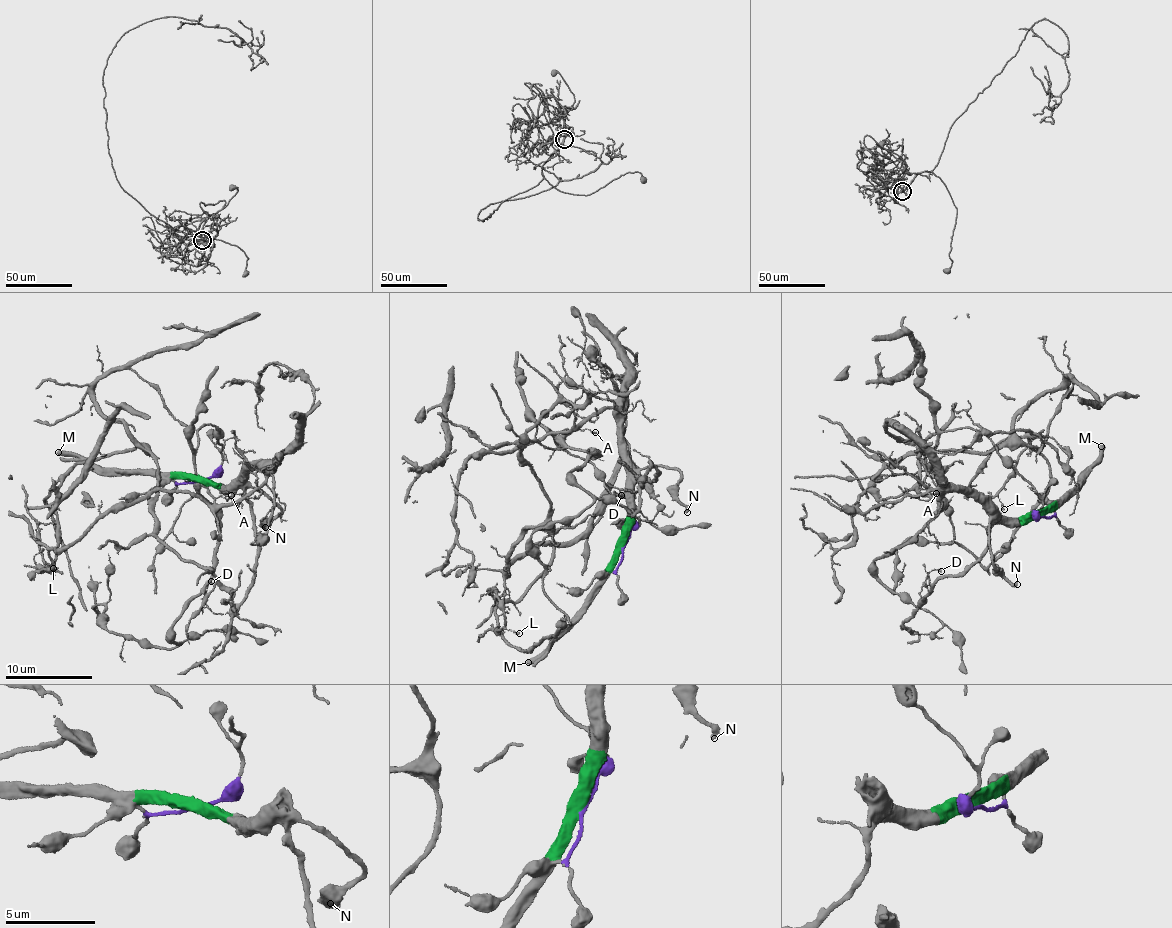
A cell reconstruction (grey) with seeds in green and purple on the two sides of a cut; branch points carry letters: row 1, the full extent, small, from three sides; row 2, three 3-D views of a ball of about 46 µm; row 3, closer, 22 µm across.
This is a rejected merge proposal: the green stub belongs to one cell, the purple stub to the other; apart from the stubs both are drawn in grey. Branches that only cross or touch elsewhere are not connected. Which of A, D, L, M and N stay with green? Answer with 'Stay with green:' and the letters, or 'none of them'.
Stay with green: A, D, M, N

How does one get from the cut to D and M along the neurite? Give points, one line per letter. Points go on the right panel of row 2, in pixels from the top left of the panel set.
D: (1041, 517), (993, 523), (989, 545), (965, 571), (941, 579), (923, 600), (920, 594), (929, 573), (940, 571)
M: (1041, 517), (1084, 480), (1098, 462), (1102, 445)

